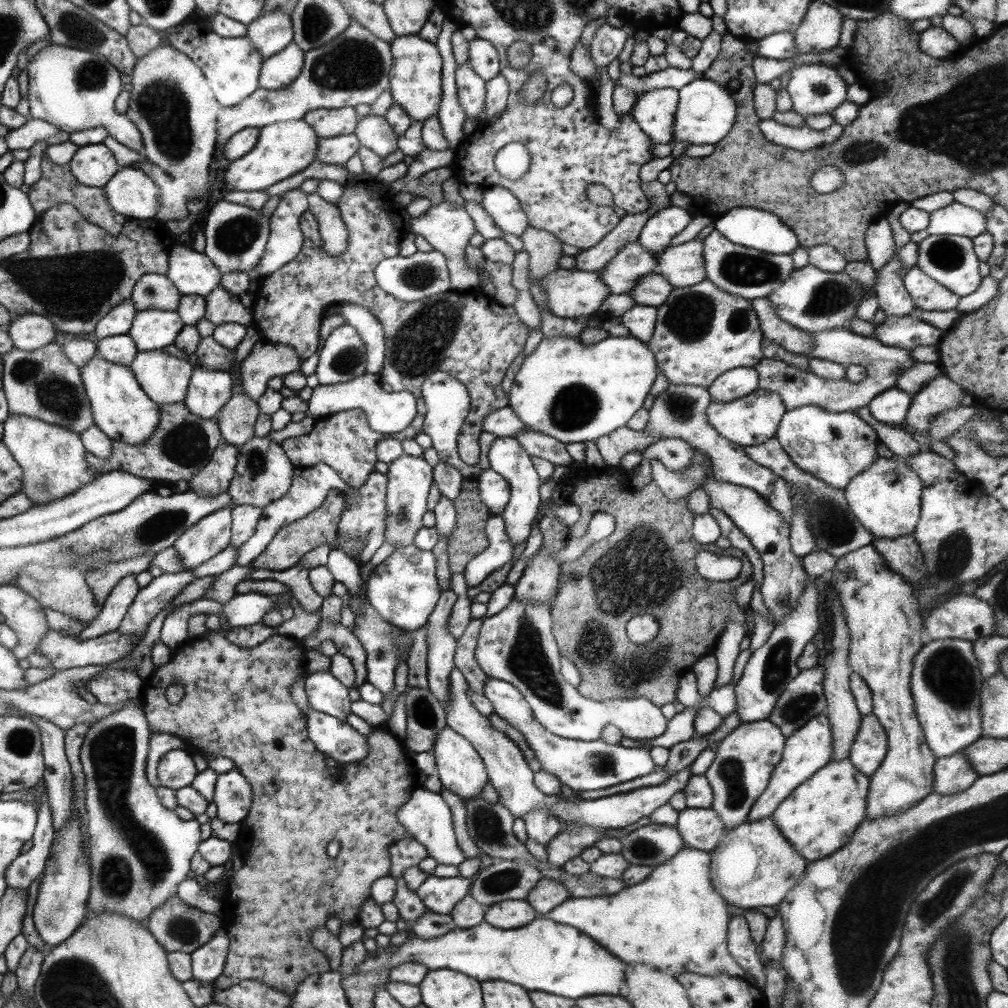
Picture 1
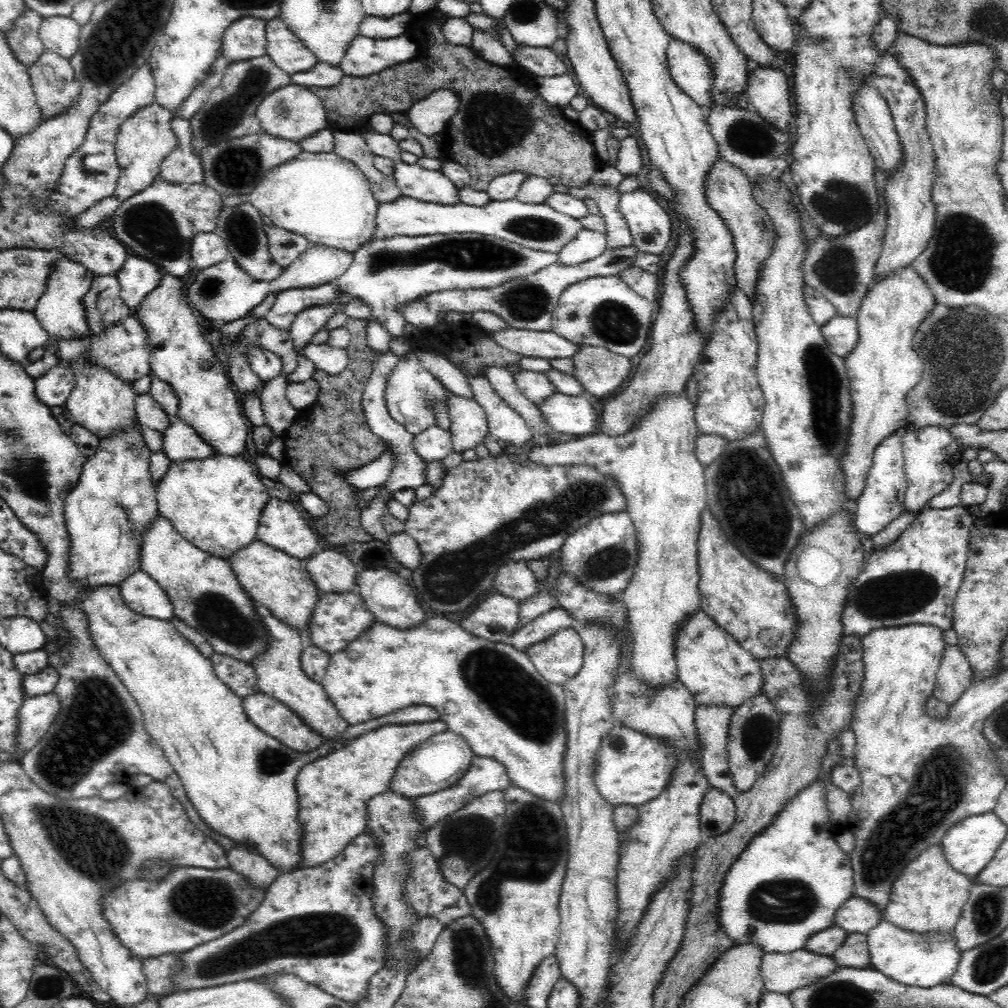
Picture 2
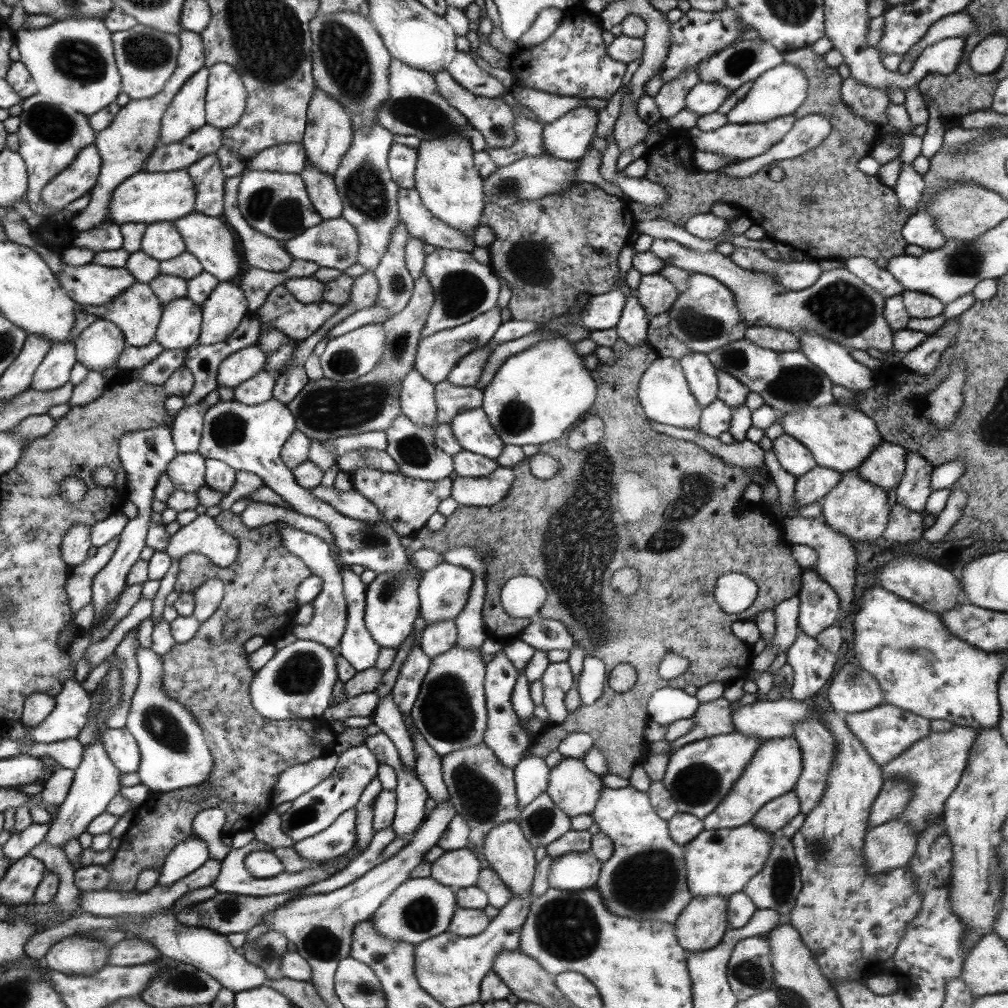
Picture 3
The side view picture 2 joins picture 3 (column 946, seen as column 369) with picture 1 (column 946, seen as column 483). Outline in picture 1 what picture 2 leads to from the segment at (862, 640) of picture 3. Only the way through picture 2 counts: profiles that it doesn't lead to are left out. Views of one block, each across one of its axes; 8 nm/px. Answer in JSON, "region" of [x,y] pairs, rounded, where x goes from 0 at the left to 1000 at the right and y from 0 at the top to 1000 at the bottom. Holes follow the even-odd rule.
{"region":[[[926,635],[908,649],[904,665],[904,692],[918,736],[930,752],[941,752],[973,732],[973,681],[975,673],[965,639],[959,635]]]}

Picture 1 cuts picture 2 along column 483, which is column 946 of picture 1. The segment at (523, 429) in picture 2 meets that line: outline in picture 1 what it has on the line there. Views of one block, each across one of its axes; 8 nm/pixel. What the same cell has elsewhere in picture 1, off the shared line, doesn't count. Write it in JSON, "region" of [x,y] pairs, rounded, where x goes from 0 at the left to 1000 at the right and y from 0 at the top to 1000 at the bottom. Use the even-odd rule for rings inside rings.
{"region":[[[936,371],[920,377],[914,387],[902,397],[902,407],[898,409],[896,423],[906,425],[920,425],[926,413],[934,411],[936,407],[949,405],[953,395],[953,383],[938,375]]]}

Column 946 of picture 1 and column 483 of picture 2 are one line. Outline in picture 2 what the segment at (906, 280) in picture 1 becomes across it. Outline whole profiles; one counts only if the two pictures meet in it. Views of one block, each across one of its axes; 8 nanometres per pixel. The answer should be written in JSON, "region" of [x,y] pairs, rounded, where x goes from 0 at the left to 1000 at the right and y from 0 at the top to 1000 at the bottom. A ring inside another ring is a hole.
{"region":[[[629,244],[623,246],[611,246],[611,248],[601,248],[599,252],[595,252],[593,256],[579,260],[579,262],[571,262],[571,264],[558,264],[558,262],[548,262],[542,264],[522,276],[506,276],[504,280],[490,284],[490,286],[476,286],[476,288],[437,288],[431,292],[423,292],[423,294],[415,294],[411,298],[399,300],[393,304],[393,310],[411,325],[415,327],[429,327],[438,319],[435,317],[435,310],[452,310],[452,312],[468,312],[474,308],[480,310],[488,310],[492,313],[496,313],[506,327],[526,327],[526,329],[548,329],[550,327],[550,310],[554,306],[556,300],[556,292],[571,282],[577,280],[581,276],[607,276],[613,274],[615,270],[619,270],[621,266],[629,264],[631,258],[631,248]]]}

